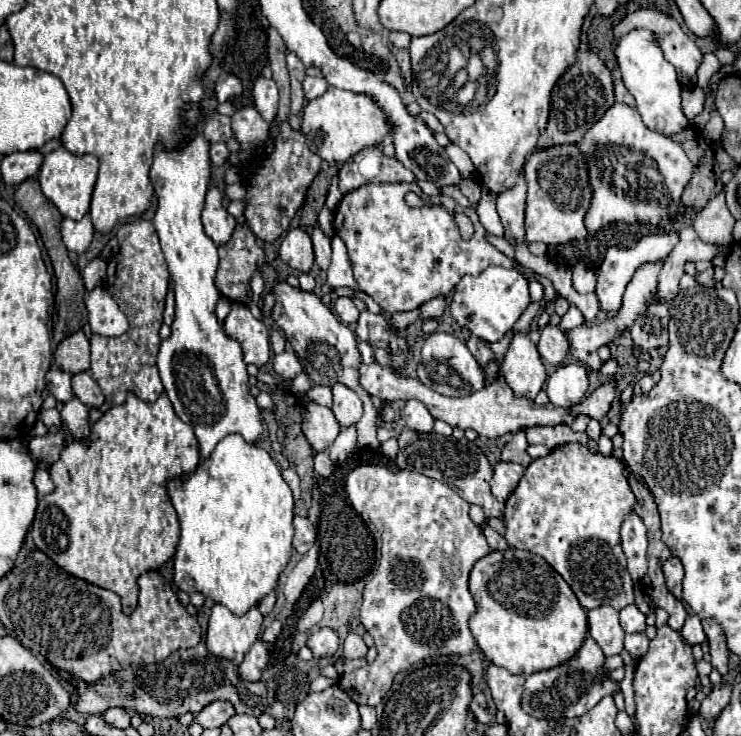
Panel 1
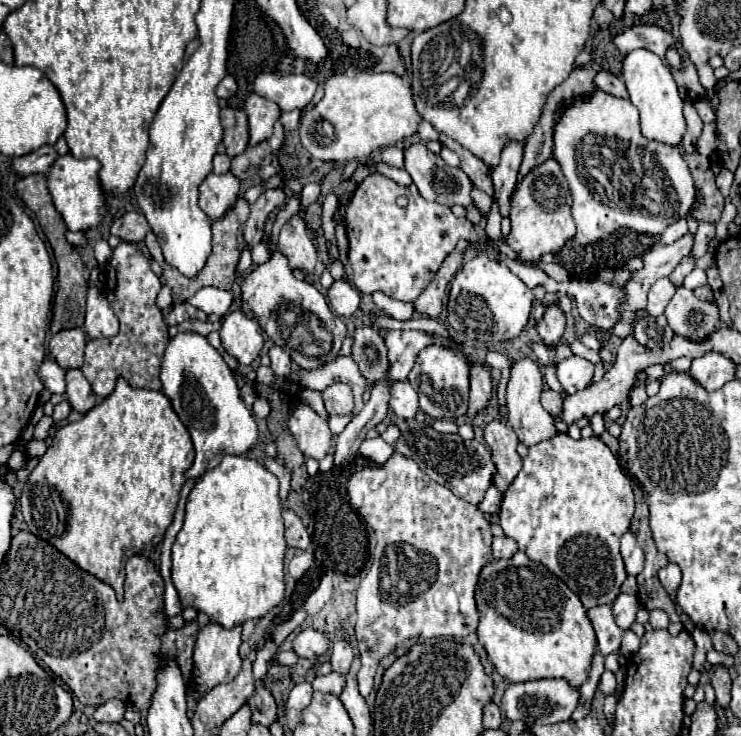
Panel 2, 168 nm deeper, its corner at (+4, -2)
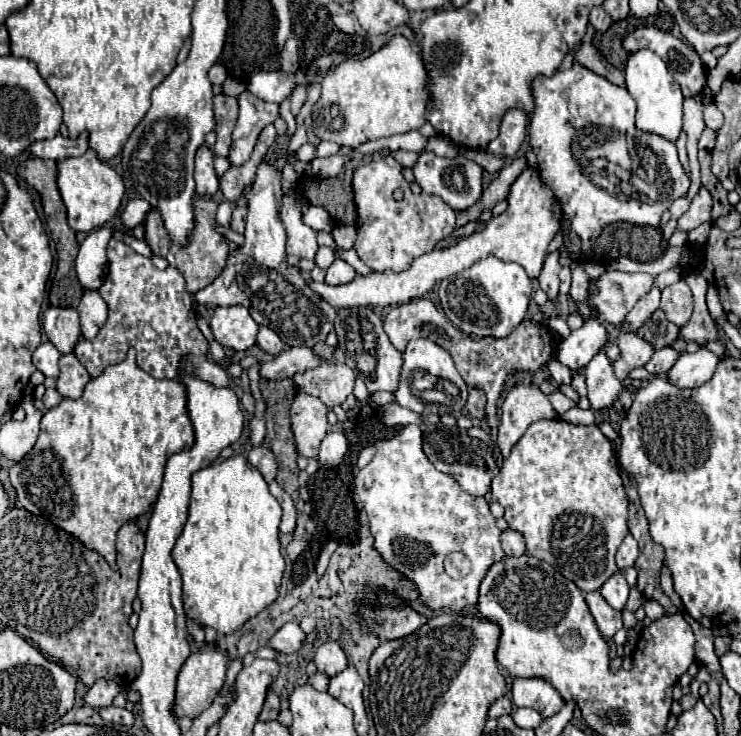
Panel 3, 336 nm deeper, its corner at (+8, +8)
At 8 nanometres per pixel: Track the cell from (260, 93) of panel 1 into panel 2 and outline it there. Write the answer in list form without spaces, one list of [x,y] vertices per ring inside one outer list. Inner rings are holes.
[[[249,94],[245,100],[245,112],[249,116],[249,144],[263,142],[273,134],[273,124],[281,116],[281,110],[275,102],[259,96],[259,94]]]

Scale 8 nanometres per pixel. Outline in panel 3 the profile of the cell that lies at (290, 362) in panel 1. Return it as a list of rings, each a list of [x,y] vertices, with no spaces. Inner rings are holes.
[[[259,326],[259,334],[257,334],[257,346],[261,350],[265,350],[271,356],[277,356],[283,350],[283,340],[267,326]]]

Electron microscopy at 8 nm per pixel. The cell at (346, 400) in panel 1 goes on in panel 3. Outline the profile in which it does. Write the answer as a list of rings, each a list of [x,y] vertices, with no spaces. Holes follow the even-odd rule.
[[[333,360],[333,362],[321,362],[319,366],[305,370],[303,374],[295,374],[293,380],[299,392],[317,396],[329,408],[333,408],[353,392],[355,374],[345,362]]]

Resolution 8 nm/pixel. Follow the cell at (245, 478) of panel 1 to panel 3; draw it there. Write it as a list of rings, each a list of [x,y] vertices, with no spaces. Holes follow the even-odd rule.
[[[231,456],[219,464],[213,464],[209,468],[203,468],[199,472],[193,474],[191,478],[191,504],[189,504],[189,518],[183,526],[183,532],[181,536],[177,538],[175,546],[173,546],[173,560],[177,564],[177,570],[181,574],[181,580],[183,580],[183,602],[185,602],[185,610],[187,610],[187,616],[197,622],[201,628],[205,626],[211,626],[215,628],[219,634],[233,634],[237,632],[247,620],[255,618],[261,610],[265,610],[269,604],[273,604],[279,596],[279,586],[281,586],[281,578],[283,578],[283,570],[285,570],[285,560],[279,552],[279,522],[281,522],[281,506],[279,502],[269,494],[267,490],[267,482],[263,480],[261,472],[257,468],[253,468],[243,456]]]

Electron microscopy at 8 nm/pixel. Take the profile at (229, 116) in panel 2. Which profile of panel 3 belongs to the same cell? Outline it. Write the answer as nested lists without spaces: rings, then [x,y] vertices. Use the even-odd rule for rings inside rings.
[[[225,94],[213,96],[213,112],[215,112],[215,134],[217,134],[213,154],[227,156],[229,146],[231,146],[231,132],[235,128],[237,114],[239,114],[237,98],[225,96]]]

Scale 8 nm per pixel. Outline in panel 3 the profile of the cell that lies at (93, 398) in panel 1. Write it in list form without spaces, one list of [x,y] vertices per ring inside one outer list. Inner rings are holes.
[[[73,352],[61,356],[59,368],[61,368],[61,374],[57,378],[55,388],[65,398],[79,398],[85,384],[91,380],[89,372],[85,370],[85,366],[77,360],[77,356]]]

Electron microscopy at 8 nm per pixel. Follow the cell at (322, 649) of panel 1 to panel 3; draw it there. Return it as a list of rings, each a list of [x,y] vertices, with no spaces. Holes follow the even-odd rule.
[[[287,622],[285,626],[281,626],[269,640],[269,646],[275,650],[275,652],[285,652],[285,654],[291,654],[291,652],[297,652],[301,648],[305,640],[305,632],[299,628],[299,624],[295,622]]]

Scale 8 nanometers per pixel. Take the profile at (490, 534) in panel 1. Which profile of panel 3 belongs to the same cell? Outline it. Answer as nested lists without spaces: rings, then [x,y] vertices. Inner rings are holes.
[[[515,530],[503,532],[501,534],[501,544],[503,544],[503,550],[505,550],[507,556],[523,556],[527,552],[525,538]]]

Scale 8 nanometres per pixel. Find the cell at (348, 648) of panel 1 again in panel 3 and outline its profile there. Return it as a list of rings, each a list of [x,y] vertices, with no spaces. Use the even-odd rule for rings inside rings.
[[[327,642],[327,644],[321,644],[315,652],[315,658],[313,658],[317,670],[329,678],[333,678],[335,674],[339,674],[341,670],[347,668],[347,656],[341,648],[339,642]]]

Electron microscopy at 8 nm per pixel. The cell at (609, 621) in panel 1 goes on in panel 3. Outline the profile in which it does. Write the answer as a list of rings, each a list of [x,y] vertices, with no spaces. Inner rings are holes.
[[[587,592],[585,594],[585,600],[587,600],[587,606],[599,626],[599,632],[609,640],[615,636],[617,630],[623,628],[623,622],[621,622],[621,612],[619,610],[613,610],[605,598],[599,594],[599,592]]]

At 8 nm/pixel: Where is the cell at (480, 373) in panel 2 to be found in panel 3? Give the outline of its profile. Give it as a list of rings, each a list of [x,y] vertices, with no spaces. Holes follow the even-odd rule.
[[[477,388],[469,390],[469,398],[467,398],[467,410],[471,414],[471,418],[475,420],[485,420],[485,394]]]

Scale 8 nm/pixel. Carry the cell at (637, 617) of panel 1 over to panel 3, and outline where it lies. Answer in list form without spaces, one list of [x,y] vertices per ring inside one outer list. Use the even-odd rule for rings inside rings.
[[[615,572],[603,586],[601,586],[601,596],[607,600],[609,606],[623,610],[627,596],[629,596],[629,584],[621,572]]]

